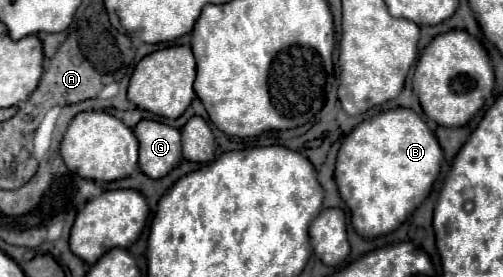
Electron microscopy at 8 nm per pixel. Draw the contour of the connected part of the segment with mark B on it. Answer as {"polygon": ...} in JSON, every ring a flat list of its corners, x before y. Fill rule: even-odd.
{"polygon":[[409,108,383,111,369,120,363,120,359,126,355,126,345,136,339,148,337,168,335,168,335,182,343,202,351,210,351,224,355,232,363,238,377,238,399,228,417,210,417,206,429,196,431,186,441,170,441,160,443,160,443,150,435,134]]}

